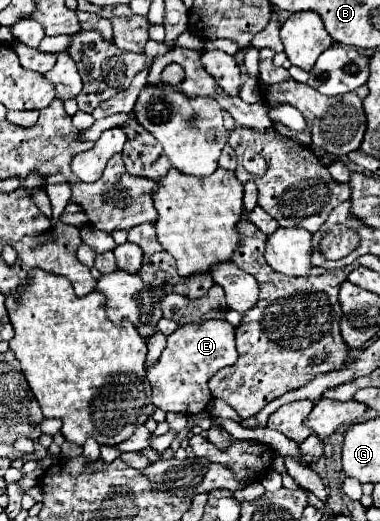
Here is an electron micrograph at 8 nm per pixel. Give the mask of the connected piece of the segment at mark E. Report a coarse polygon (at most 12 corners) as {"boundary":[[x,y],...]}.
{"boundary":[[226,320],[184,324],[146,368],[152,402],[198,414],[238,358]]}

